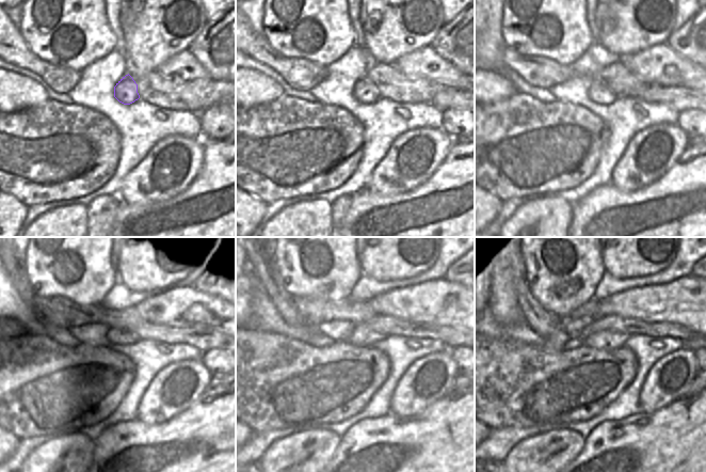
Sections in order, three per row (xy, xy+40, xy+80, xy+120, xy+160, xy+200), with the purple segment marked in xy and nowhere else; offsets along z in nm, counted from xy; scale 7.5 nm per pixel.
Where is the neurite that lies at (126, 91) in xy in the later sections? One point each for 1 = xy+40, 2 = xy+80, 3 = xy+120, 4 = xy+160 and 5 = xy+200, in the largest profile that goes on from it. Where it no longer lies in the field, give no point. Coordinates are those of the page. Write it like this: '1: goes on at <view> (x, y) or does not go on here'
1: goes on at xy+40 (366, 92)
2: goes on at xy+80 (598, 93)
3: goes on at xy+120 (116, 335)
4: goes on at xy+160 (362, 336)
5: goes on at xy+200 (604, 340)

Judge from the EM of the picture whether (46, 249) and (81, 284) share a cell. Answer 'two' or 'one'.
one

